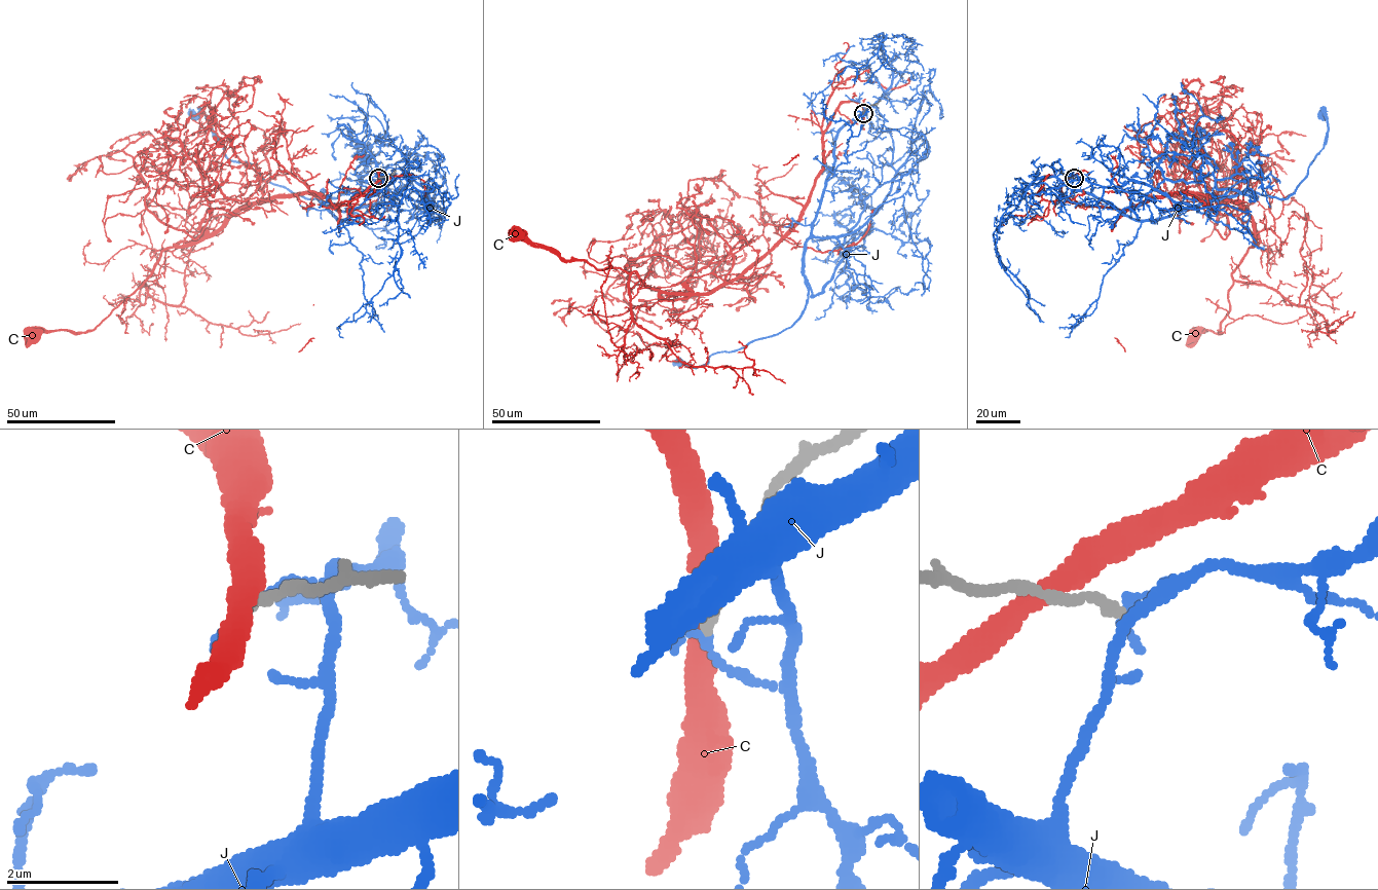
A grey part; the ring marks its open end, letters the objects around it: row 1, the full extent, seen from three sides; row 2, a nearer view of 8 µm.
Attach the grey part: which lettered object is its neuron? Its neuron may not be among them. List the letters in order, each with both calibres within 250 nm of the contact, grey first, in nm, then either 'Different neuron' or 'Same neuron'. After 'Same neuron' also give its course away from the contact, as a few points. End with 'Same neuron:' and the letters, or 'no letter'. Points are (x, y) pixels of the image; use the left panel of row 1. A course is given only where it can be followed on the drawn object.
C: Thickness 240 nm (grey) against 420 nm. Different neuron
J: Thickness 190 nm (grey) against 150 nm. Different neuron
Same neuron: no letter

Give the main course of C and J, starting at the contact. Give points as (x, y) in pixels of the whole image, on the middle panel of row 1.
C: (864, 111), (848, 101), (834, 113), (799, 220), (705, 294), (649, 288), (634, 271), (563, 260), (517, 235)
J: (863, 113), (835, 140), (806, 243), (813, 296), (846, 254), (858, 200), (871, 208), (851, 182)

